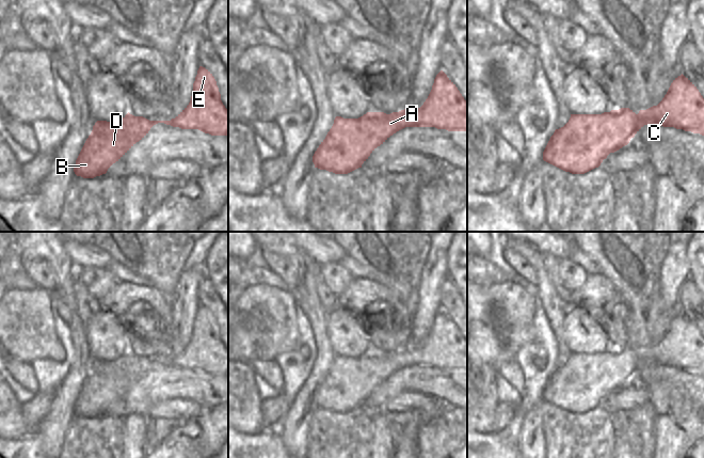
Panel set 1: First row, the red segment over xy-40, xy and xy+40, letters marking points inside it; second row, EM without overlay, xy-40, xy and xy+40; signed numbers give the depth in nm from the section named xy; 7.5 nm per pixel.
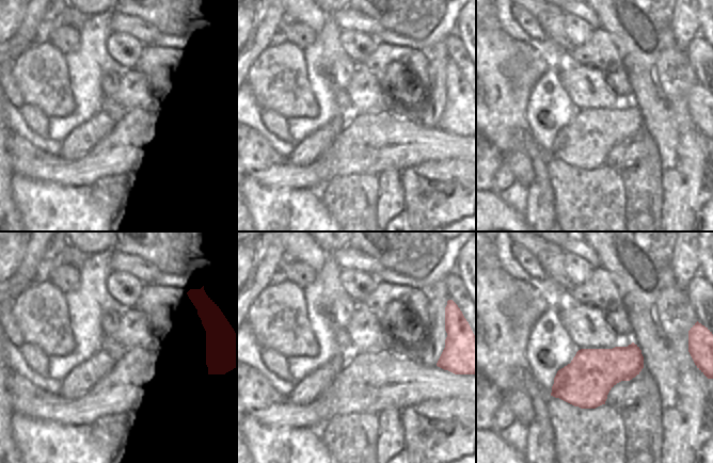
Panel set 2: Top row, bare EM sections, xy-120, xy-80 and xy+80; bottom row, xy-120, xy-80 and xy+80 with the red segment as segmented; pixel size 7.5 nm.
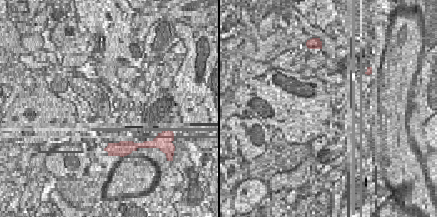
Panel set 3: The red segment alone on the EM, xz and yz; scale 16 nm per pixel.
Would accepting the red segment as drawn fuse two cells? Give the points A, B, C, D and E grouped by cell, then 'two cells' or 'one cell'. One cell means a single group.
groups A B C D E; one cell

